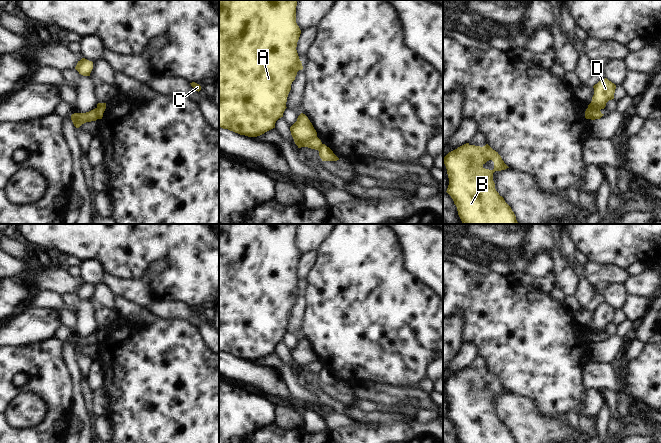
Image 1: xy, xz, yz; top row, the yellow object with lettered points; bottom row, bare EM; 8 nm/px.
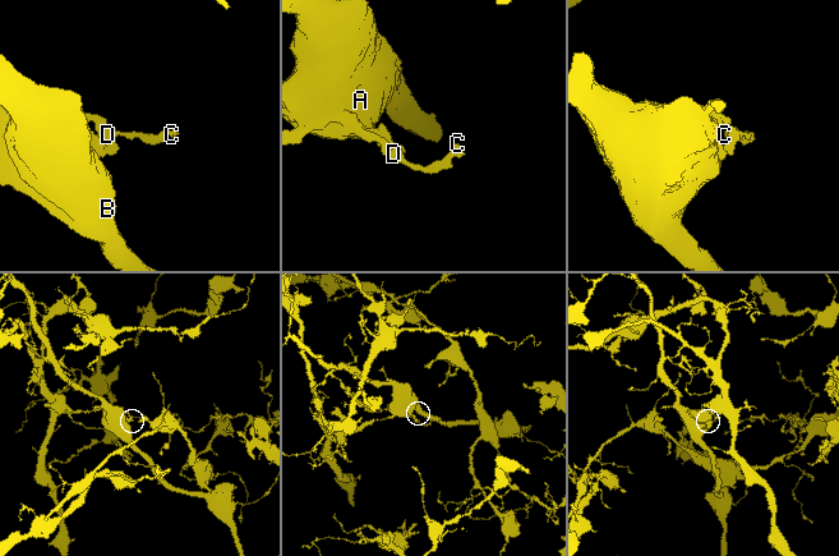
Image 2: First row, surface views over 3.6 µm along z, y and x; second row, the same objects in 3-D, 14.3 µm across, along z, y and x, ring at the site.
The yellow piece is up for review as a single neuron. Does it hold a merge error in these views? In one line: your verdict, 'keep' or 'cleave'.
cleave

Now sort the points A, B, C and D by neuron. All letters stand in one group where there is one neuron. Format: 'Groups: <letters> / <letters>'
Groups: A B / C D

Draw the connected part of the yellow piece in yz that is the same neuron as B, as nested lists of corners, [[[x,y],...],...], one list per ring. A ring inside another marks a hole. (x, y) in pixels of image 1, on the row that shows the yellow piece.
[[[466,143],[449,152],[443,162],[449,178],[446,192],[456,205],[462,224],[519,224],[511,207],[495,189],[493,173],[509,168],[498,152],[488,144],[480,147]],[[489,160],[494,162],[493,170],[483,167]]]

